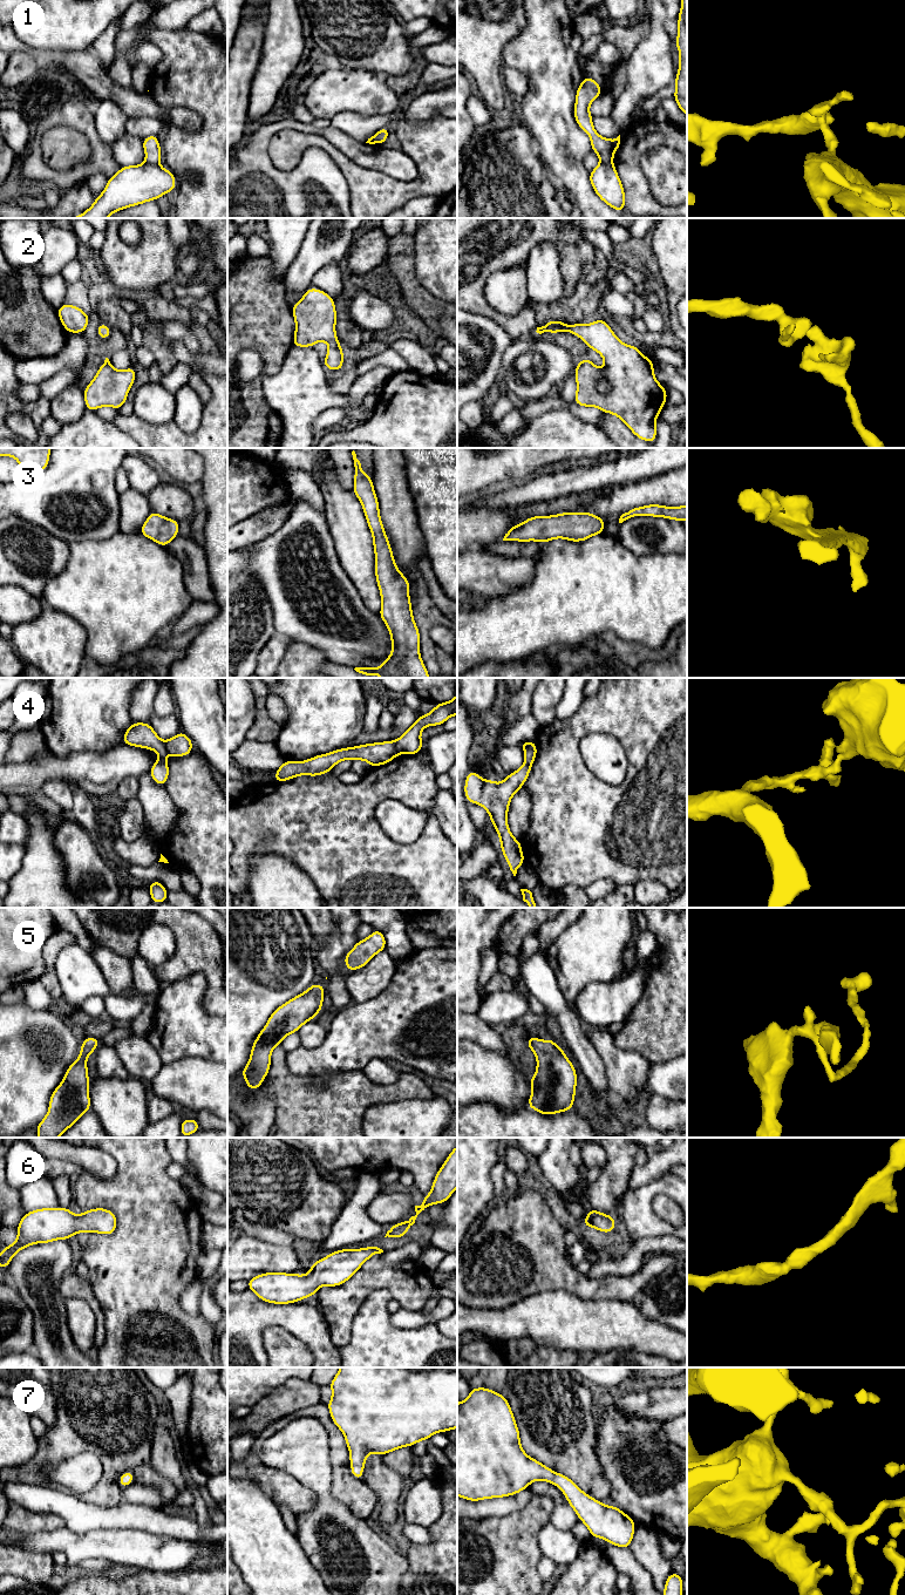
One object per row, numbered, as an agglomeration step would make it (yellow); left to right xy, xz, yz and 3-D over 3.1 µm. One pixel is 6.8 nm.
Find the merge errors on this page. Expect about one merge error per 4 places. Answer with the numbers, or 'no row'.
1, 4

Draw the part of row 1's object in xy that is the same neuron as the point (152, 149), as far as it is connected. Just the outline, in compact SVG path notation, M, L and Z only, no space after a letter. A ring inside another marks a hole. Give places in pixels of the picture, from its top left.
M150 135L142 140L145 152L145 163L159 164L162 147L158 144L157 135Z

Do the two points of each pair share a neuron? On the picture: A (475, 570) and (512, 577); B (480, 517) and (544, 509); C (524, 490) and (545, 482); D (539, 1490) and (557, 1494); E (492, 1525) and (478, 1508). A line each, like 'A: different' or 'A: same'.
A: same
B: same
C: same
D: same
E: different

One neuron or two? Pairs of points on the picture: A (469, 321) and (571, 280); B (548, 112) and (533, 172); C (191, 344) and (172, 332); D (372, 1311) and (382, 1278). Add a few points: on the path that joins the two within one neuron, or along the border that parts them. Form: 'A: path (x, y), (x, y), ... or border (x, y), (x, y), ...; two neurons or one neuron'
A: border (469, 312), (484, 314), (494, 319), (507, 332); two neurons
B: border (536, 151), (541, 157); two neurons
C: path (186, 339), (177, 332); one neuron
D: border (392, 1296), (386, 1290), (373, 1290), (359, 1309); two neurons

